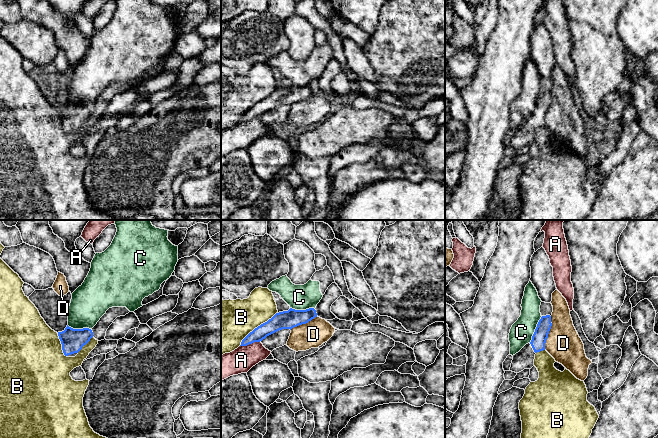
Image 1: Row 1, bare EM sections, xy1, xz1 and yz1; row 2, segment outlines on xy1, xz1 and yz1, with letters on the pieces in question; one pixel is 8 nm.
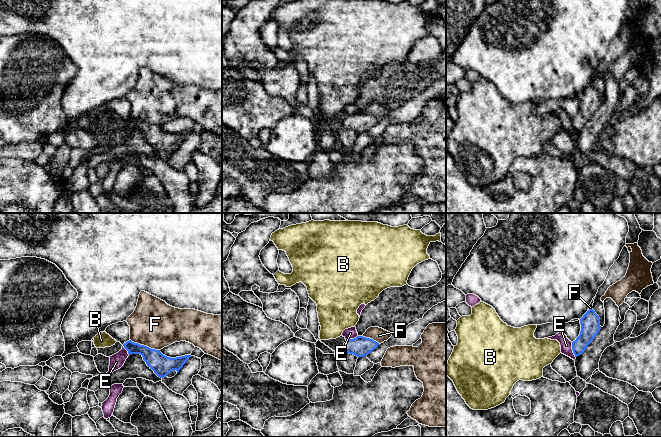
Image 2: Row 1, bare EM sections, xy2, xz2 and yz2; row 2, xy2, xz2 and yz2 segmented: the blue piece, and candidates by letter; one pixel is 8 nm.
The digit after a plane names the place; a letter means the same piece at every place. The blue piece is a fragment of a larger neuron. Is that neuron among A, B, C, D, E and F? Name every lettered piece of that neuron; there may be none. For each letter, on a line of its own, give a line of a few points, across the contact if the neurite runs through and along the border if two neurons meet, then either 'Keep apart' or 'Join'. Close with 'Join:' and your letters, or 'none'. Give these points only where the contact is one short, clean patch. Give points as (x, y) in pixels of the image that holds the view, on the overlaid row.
A: Keep apart
B: Keep apart
C: Line: yz1 (542, 316), (529, 342). Keep apart
D: Line: yz1 (551, 316), (551, 328), (544, 349). Keep apart
E: Line: yz2 (571, 342), (571, 348), (575, 357). Keep apart
F: Line: xy2 (130, 339), (136, 343), (159, 350). Keep apart
Join: none

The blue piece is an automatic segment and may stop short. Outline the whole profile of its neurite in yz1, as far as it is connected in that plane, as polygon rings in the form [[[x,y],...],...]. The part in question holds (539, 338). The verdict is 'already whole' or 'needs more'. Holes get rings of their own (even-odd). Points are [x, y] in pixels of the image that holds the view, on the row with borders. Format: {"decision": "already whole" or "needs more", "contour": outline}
{"decision": "needs more", "contour": [[[542,316],[539,320],[530,343],[526,344],[518,353],[513,355],[509,371],[519,373],[534,366],[535,354],[545,350],[545,343],[551,329],[551,316]]]}

